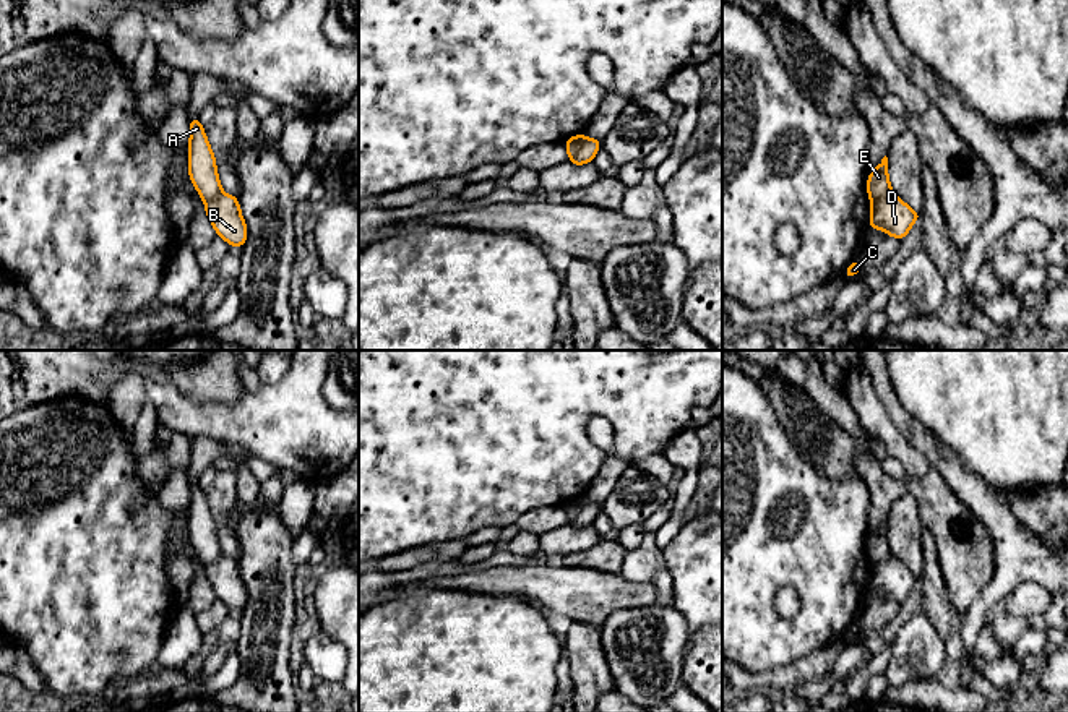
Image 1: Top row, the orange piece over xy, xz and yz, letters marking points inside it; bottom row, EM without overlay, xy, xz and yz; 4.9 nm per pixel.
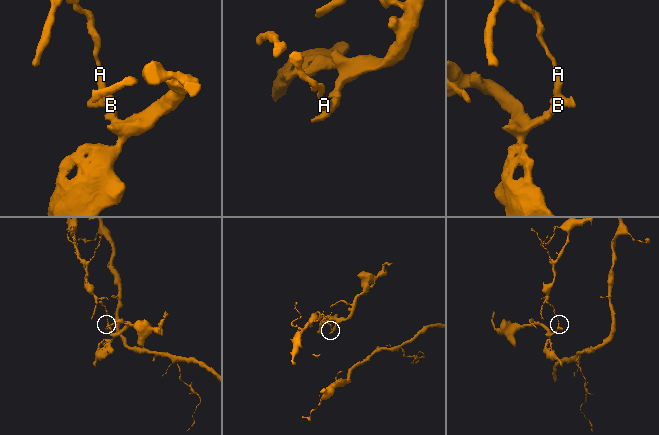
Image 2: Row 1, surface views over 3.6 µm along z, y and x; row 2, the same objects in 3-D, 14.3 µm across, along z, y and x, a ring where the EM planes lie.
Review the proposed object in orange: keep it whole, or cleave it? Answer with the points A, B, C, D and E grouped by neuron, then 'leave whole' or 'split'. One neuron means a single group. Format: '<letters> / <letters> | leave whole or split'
A E / B C D | split

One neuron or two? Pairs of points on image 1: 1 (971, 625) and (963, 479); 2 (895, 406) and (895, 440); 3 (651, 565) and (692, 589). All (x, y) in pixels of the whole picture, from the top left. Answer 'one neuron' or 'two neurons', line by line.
1: one neuron
2: two neurons
3: two neurons

